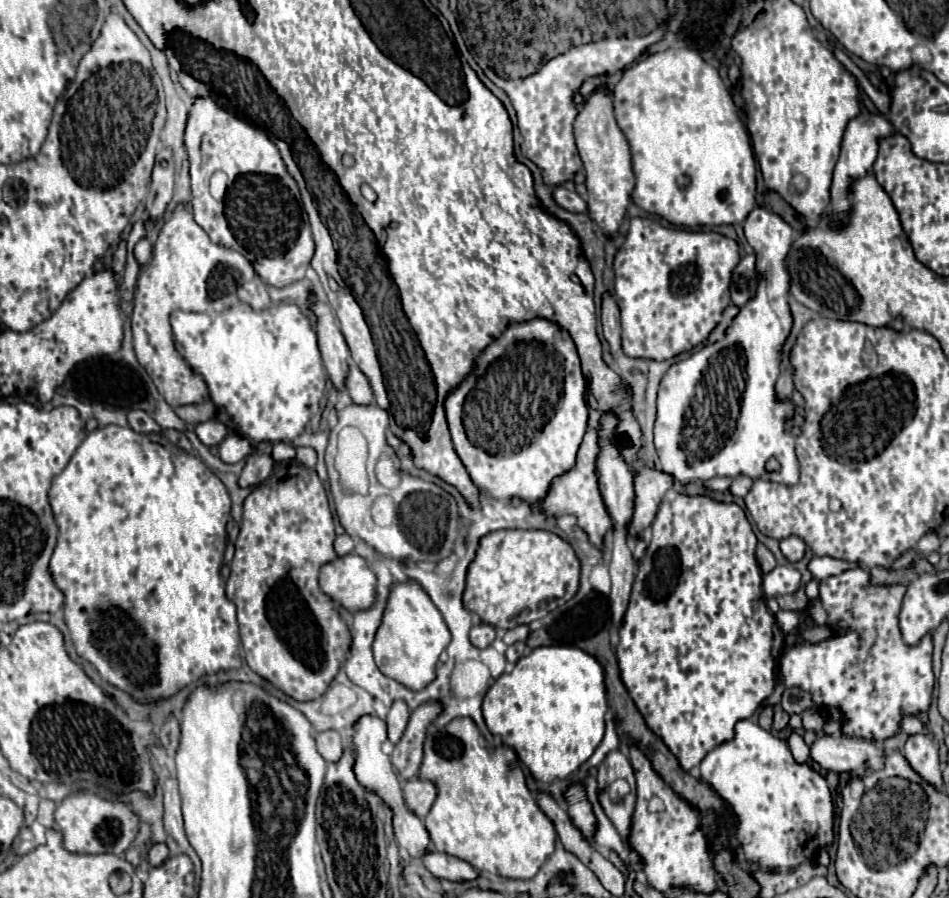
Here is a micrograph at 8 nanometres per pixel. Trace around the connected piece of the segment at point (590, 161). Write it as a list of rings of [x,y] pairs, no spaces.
[[[598,87],[590,97],[584,99],[584,107],[578,111],[574,121],[574,135],[578,153],[586,169],[590,217],[598,223],[604,235],[614,237],[624,221],[626,207],[630,203],[630,193],[634,189],[634,173],[630,163],[630,147],[624,133],[616,125],[610,91],[606,87]]]

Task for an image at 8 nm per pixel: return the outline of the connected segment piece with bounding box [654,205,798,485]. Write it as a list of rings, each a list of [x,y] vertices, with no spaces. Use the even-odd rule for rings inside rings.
[[[756,205],[746,221],[744,233],[756,253],[756,267],[762,277],[756,297],[746,303],[726,337],[714,345],[706,345],[692,353],[688,359],[674,363],[664,375],[658,391],[658,417],[654,425],[654,445],[658,451],[662,471],[674,475],[676,481],[688,483],[690,479],[706,481],[708,477],[736,477],[748,475],[750,479],[770,479],[784,485],[798,483],[798,459],[794,453],[794,437],[788,433],[784,419],[794,415],[794,407],[776,399],[774,383],[778,377],[780,345],[792,327],[792,315],[788,307],[788,271],[786,255],[792,243],[792,227],[776,213]],[[770,457],[780,461],[780,471],[766,473],[764,465]]]

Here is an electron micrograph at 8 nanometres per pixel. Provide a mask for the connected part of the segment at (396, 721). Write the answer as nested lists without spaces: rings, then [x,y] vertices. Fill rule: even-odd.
[[[394,701],[394,705],[390,707],[388,715],[386,715],[386,723],[388,723],[388,739],[396,745],[408,725],[410,719],[410,711],[406,707],[404,701]]]

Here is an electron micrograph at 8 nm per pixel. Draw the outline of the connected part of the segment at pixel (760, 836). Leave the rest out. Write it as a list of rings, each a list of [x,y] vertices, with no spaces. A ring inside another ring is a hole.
[[[750,719],[738,721],[734,727],[734,737],[714,747],[702,759],[700,773],[700,779],[706,781],[714,793],[718,793],[718,797],[730,805],[730,809],[734,809],[734,817],[738,817],[738,825],[734,825],[734,839],[740,843],[748,863],[756,863],[778,873],[782,869],[796,869],[802,863],[814,861],[824,847],[832,845],[834,805],[826,779],[808,763],[796,763],[788,743],[774,737],[770,731],[764,731],[758,723]]]

